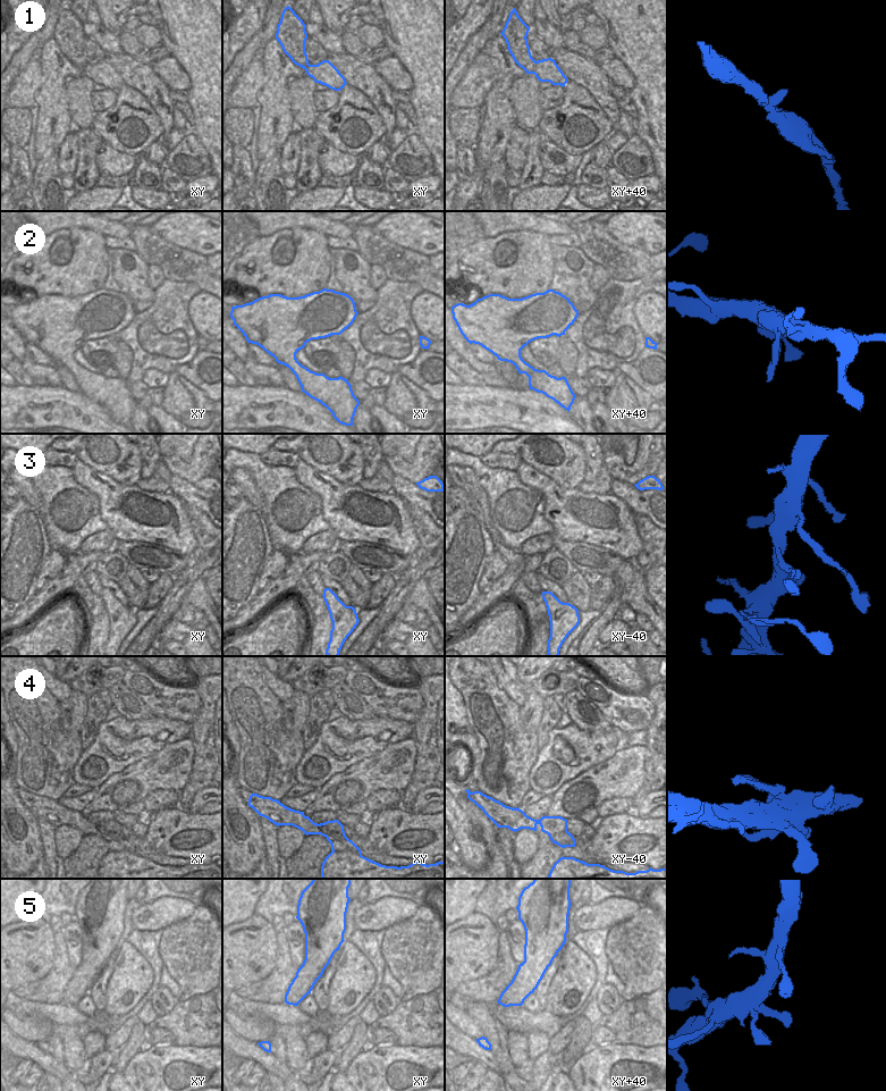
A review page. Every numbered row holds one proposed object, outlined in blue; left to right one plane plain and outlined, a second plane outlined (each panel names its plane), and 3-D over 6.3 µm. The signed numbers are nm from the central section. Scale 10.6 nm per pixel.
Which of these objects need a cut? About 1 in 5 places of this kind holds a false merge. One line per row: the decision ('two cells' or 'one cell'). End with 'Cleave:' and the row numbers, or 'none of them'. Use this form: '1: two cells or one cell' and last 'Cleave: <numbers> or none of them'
1: one cell
2: one cell
3: one cell
4: one cell
5: one cell
Cleave: none of them

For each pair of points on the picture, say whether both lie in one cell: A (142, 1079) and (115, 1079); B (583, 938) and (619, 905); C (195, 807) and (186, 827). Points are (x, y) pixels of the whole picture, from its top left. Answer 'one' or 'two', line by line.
A: two
B: two
C: two

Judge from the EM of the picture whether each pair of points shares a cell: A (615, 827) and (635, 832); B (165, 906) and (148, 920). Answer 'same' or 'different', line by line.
A: same
B: same

